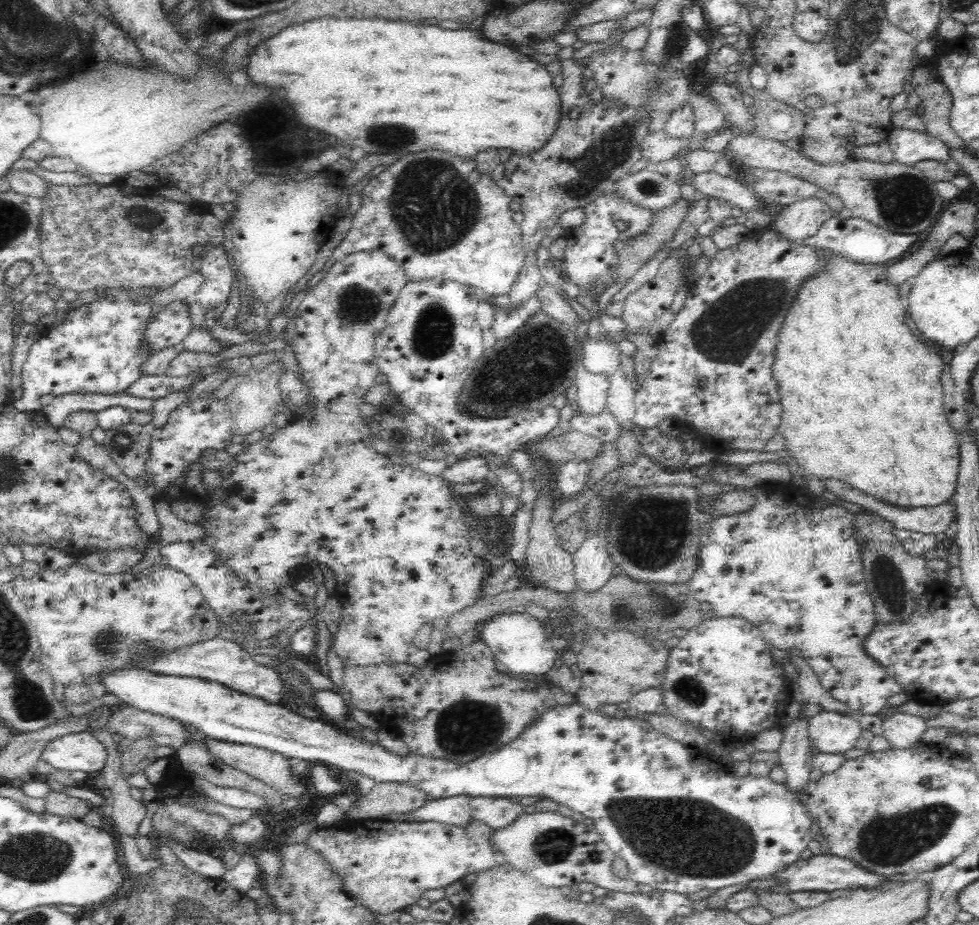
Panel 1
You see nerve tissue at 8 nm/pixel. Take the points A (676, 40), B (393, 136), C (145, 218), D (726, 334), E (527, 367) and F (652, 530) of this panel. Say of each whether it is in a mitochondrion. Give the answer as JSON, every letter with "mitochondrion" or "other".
{"A":"mitochondrion","B":"mitochondrion","C":"mitochondrion","D":"mitochondrion","E":"mitochondrion","F":"mitochondrion"}

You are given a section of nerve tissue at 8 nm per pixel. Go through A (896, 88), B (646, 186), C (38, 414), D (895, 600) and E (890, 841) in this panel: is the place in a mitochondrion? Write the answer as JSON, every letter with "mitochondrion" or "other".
{"A":"other","B":"mitochondrion","C":"other","D":"mitochondrion","E":"mitochondrion"}

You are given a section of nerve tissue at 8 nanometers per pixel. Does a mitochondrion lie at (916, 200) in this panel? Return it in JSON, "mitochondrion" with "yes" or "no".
{"mitochondrion":"yes"}

